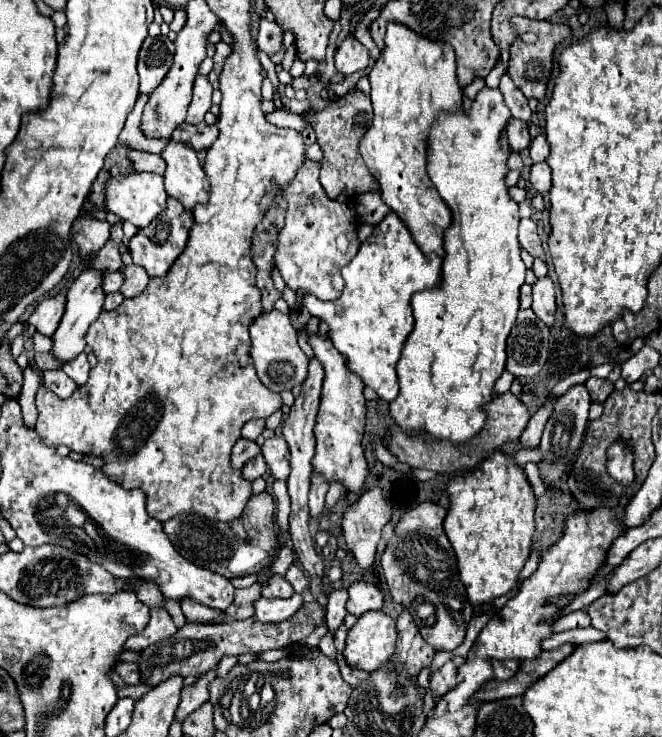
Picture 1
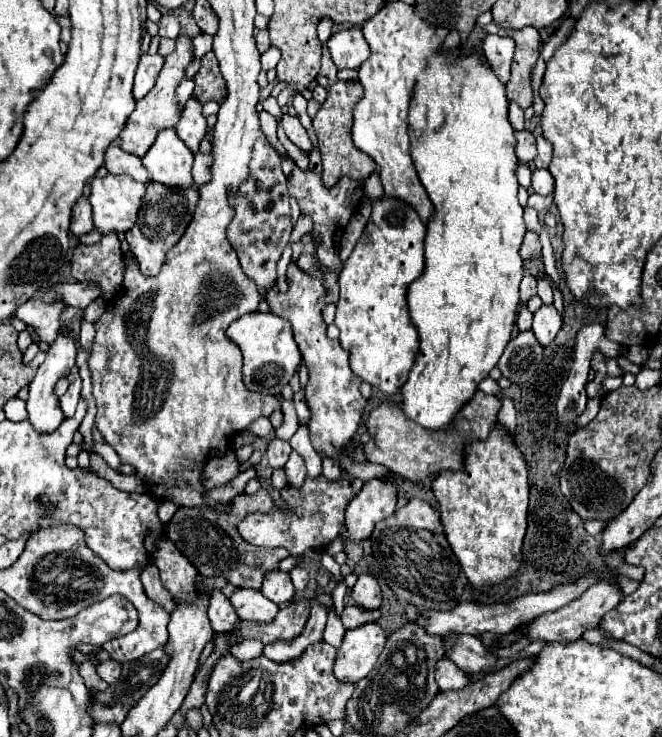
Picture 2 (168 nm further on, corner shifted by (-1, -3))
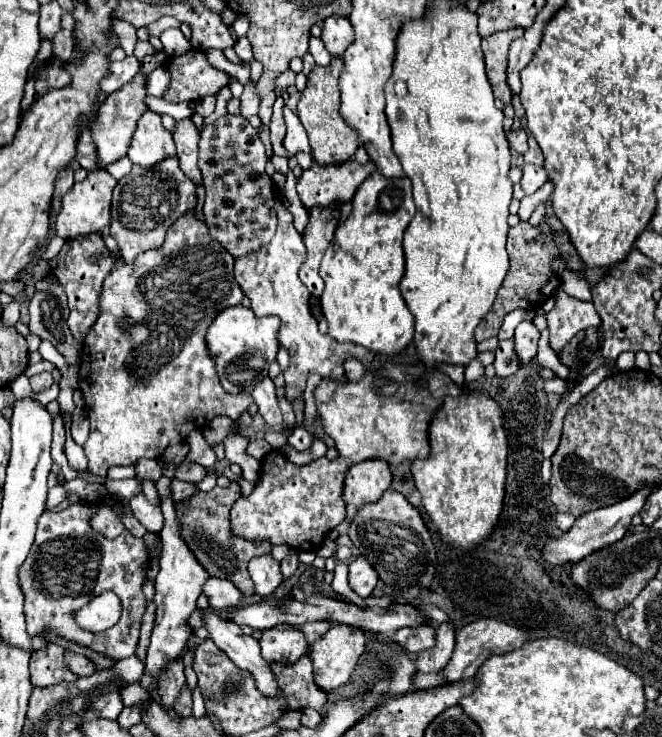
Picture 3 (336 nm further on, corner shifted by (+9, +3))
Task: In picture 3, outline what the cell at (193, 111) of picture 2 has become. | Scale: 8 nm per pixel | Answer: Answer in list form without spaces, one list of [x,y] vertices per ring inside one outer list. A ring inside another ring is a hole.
[[[191,119],[177,121],[177,129],[173,133],[175,147],[177,147],[177,157],[179,157],[179,167],[181,171],[195,183],[201,185],[201,171],[197,167],[197,143],[199,143],[199,129],[193,125]]]

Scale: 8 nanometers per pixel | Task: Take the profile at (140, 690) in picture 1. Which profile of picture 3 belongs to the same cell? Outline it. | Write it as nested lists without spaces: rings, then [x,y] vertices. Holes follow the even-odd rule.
[[[53,643],[33,651],[33,663],[29,663],[33,687],[51,687],[61,681],[77,679],[73,677],[73,673],[69,673],[69,669],[65,669],[63,655],[65,655],[65,649]]]

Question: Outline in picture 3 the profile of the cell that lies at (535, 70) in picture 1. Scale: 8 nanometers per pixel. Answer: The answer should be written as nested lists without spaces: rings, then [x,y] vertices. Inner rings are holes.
[[[507,29],[501,33],[493,33],[491,37],[483,39],[481,49],[485,55],[485,71],[489,77],[489,83],[493,87],[495,99],[501,103],[509,105],[511,103],[511,93],[509,85],[505,81],[505,65],[507,65],[507,51],[511,41],[519,39],[523,35],[523,29]]]

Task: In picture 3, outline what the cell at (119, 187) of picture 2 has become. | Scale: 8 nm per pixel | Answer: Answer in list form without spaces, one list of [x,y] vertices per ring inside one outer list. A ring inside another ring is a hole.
[[[103,169],[89,171],[85,181],[75,183],[73,189],[67,195],[63,195],[61,199],[63,205],[55,217],[55,235],[63,239],[73,239],[77,235],[89,235],[89,233],[101,231],[103,227],[109,227],[109,221],[111,221],[109,207],[111,207],[111,193],[115,185],[117,181],[107,171]]]

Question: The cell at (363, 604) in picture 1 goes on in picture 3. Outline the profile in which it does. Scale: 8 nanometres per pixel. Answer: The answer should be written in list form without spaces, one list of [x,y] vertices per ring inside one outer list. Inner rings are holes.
[[[359,555],[349,563],[349,585],[359,597],[363,599],[369,597],[377,587],[377,583],[379,583],[379,575],[373,569],[373,565],[365,559],[365,555]]]

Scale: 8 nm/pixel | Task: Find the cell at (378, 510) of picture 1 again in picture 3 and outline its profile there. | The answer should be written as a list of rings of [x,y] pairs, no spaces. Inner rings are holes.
[[[383,459],[361,461],[351,465],[345,477],[343,499],[351,505],[365,505],[369,501],[377,501],[381,493],[391,485],[391,469]]]

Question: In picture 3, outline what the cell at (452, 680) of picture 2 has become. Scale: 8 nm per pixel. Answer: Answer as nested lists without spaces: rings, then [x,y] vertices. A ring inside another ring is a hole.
[[[441,623],[437,625],[435,629],[435,647],[433,649],[427,649],[427,651],[421,651],[419,657],[417,657],[417,673],[433,673],[433,671],[441,671],[449,659],[451,659],[451,653],[453,653],[453,647],[455,647],[455,629],[451,623]]]

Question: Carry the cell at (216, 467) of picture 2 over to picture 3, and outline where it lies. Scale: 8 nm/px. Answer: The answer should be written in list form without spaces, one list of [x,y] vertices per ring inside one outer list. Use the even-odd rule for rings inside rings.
[[[181,463],[177,467],[177,473],[175,473],[177,479],[187,481],[187,483],[199,483],[205,475],[207,475],[207,471],[197,463]]]

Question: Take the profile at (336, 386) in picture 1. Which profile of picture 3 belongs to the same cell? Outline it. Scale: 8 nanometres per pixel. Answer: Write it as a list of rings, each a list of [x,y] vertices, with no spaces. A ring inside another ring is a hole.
[[[275,195],[275,211],[279,219],[275,237],[269,241],[269,245],[261,245],[257,251],[235,259],[235,267],[237,267],[235,279],[241,291],[245,293],[245,297],[249,297],[251,309],[257,317],[275,315],[281,319],[277,339],[283,347],[289,349],[289,355],[291,355],[289,369],[283,371],[283,377],[285,377],[285,393],[293,401],[297,395],[305,391],[305,381],[311,373],[319,373],[321,377],[335,377],[337,381],[343,381],[345,379],[343,363],[349,357],[357,357],[367,365],[369,361],[373,361],[375,355],[365,347],[339,343],[339,341],[333,341],[333,337],[319,333],[317,319],[309,311],[311,293],[299,281],[299,275],[297,275],[301,263],[305,261],[305,243],[301,235],[295,231],[293,215],[283,205],[279,195]]]

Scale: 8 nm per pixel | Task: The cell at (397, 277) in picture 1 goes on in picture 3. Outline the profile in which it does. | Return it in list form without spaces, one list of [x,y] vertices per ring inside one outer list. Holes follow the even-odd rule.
[[[379,171],[371,173],[351,199],[351,215],[337,225],[335,237],[321,261],[321,277],[325,291],[321,295],[321,311],[329,323],[329,335],[341,343],[357,343],[379,355],[393,355],[403,351],[413,339],[415,317],[411,315],[401,291],[399,281],[405,273],[403,261],[403,233],[415,215],[415,203],[411,195],[411,181],[407,177],[385,179]]]

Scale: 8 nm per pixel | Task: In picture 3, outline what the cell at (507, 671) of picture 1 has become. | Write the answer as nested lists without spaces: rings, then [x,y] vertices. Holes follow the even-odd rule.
[[[419,625],[419,627],[403,627],[389,635],[389,641],[399,645],[405,651],[419,653],[423,649],[431,649],[435,641],[435,629],[431,625]]]

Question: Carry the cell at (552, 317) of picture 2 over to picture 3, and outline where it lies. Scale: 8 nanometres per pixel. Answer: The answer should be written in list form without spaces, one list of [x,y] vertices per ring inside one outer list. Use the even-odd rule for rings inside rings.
[[[523,321],[517,325],[513,341],[515,341],[515,353],[519,357],[519,365],[527,365],[537,355],[539,331],[531,321]]]

